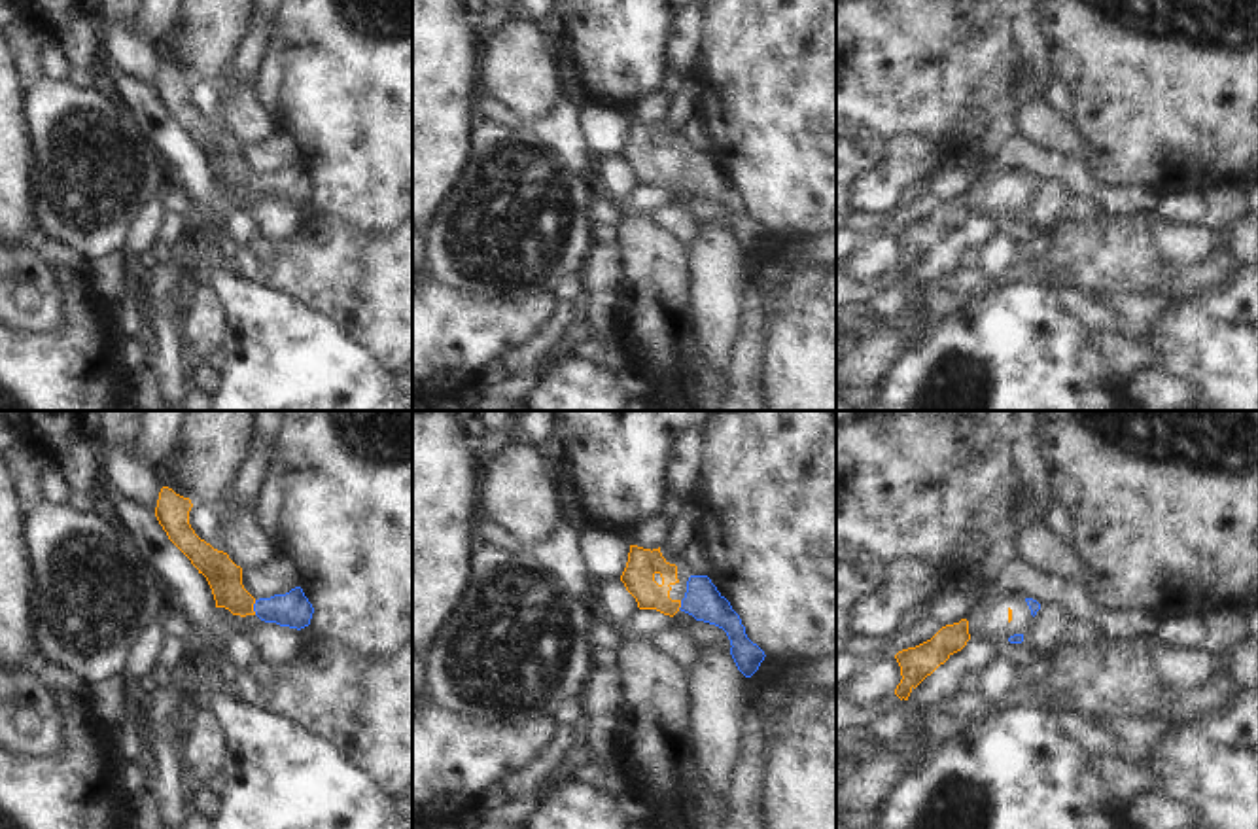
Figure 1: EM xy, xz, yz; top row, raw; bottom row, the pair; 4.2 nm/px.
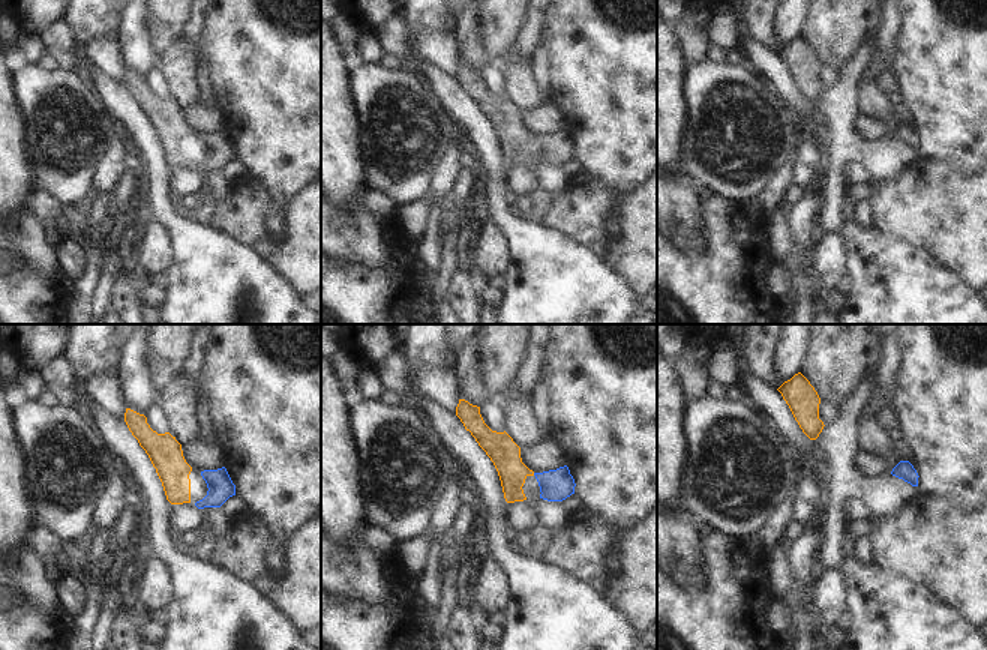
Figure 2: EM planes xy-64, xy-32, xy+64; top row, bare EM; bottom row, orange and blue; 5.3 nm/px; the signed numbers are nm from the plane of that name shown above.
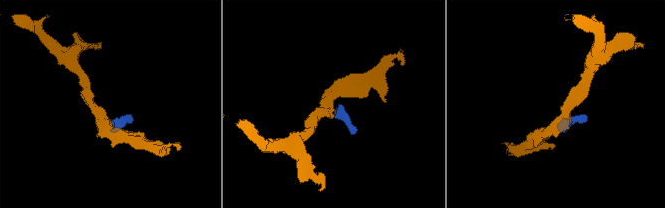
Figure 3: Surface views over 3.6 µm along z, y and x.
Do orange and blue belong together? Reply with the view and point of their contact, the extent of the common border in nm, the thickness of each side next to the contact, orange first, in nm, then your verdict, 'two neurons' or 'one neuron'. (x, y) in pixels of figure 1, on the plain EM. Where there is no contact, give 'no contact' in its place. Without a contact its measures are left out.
xy (252, 184) | 60 nm | 150/150 nm | one neuron

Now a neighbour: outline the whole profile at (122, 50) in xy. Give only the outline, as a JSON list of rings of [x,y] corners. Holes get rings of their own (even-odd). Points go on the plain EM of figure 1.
[[[110,26],[100,32],[100,38],[102,66],[121,70],[136,81],[155,89],[159,68],[163,64],[155,45],[125,26]]]

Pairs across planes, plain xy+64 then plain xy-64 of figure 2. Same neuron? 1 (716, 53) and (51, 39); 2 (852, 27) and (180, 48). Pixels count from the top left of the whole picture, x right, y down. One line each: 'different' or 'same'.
1: different
2: different

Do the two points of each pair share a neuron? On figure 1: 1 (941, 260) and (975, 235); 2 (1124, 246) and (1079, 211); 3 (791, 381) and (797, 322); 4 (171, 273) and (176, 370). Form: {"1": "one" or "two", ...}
{"1": "one", "2": "two", "3": "one", "4": "one"}

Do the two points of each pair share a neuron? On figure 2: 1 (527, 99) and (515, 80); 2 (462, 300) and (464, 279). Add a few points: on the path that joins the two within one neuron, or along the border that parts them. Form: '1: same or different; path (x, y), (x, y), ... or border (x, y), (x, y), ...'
1: same; path (524, 95), (519, 84)
2: same; path (462, 296), (464, 284)

